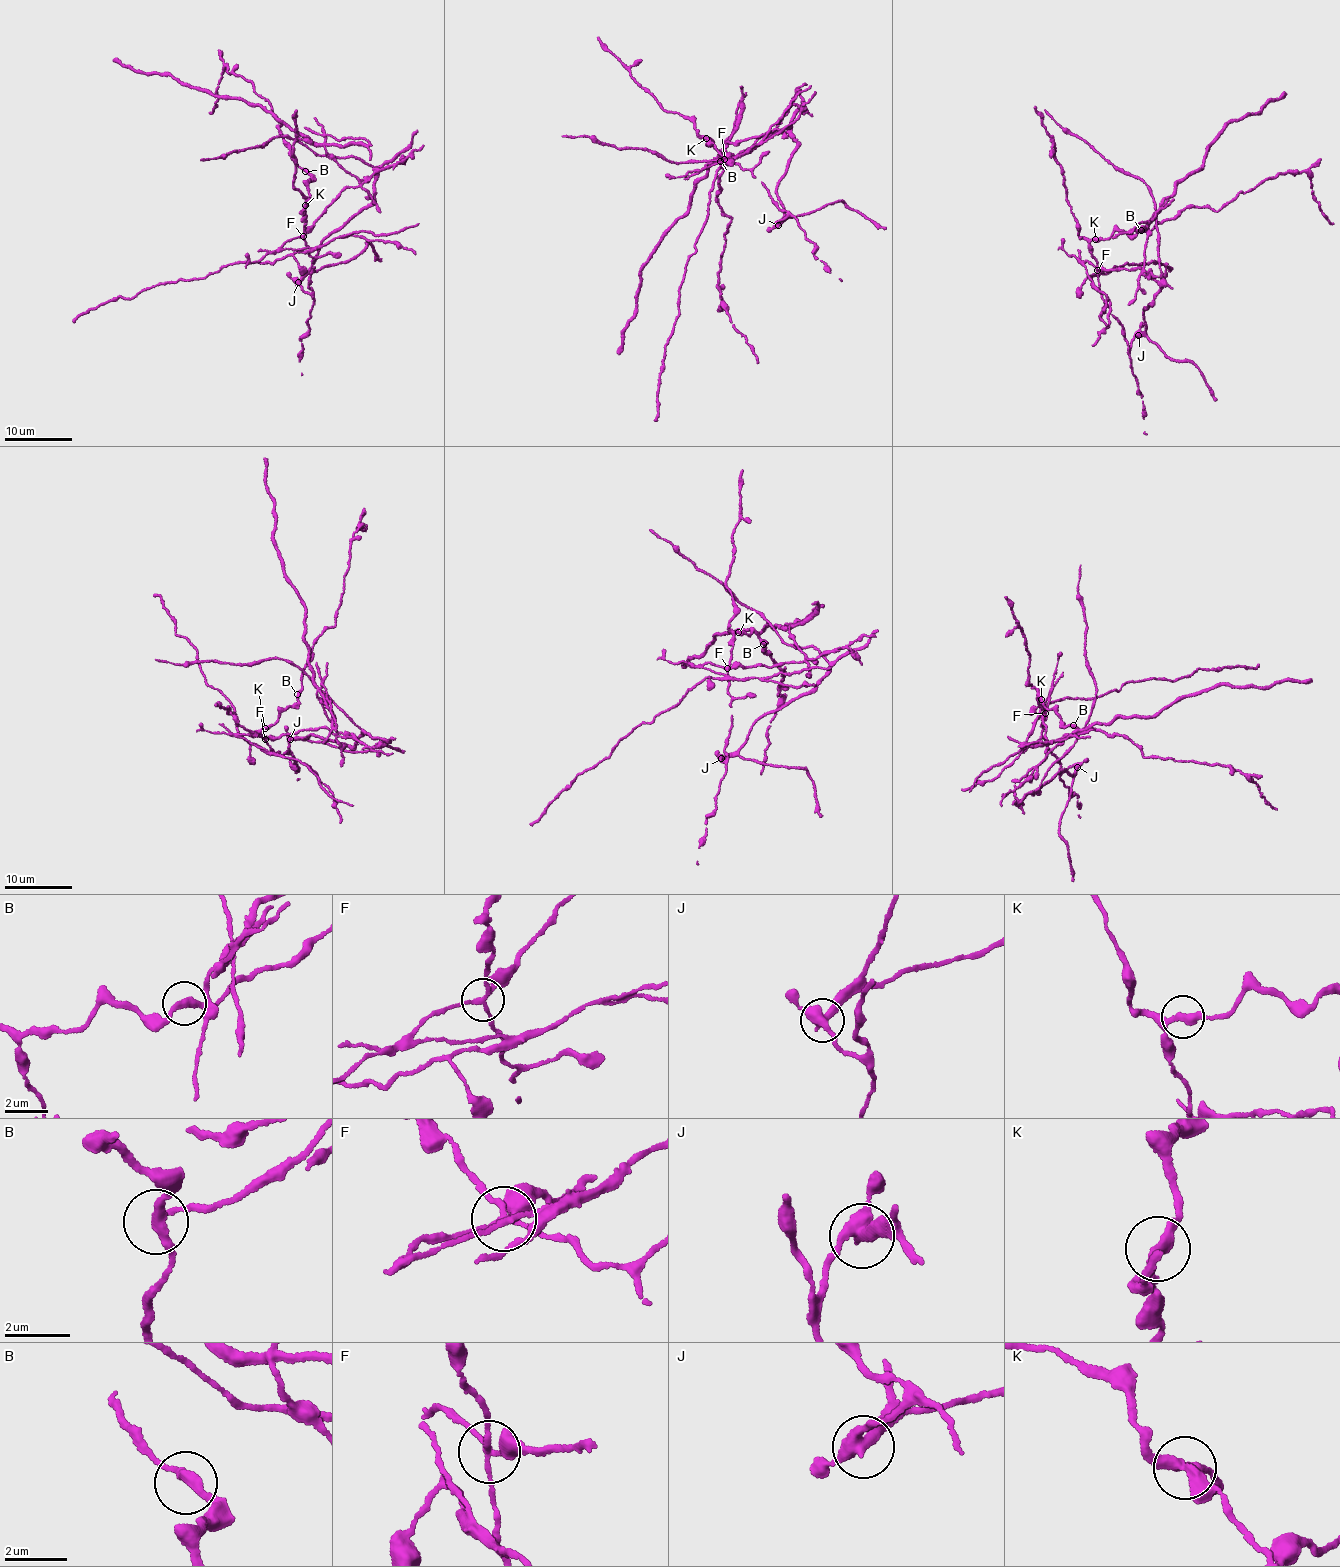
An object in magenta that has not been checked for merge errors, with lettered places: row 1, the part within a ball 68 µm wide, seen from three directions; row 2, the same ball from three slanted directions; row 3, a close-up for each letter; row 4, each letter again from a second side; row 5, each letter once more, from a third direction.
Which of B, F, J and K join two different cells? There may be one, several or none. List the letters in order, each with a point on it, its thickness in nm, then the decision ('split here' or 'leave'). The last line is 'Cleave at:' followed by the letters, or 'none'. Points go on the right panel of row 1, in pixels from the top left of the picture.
B: at (1141, 230); 320 nm thick; leave
F: at (1097, 270); 170 nm thick; split here
J: at (1138, 335); 380 nm thick; split here
K: at (1095, 239); 240 nm thick; leave
Cleave at: F, J

